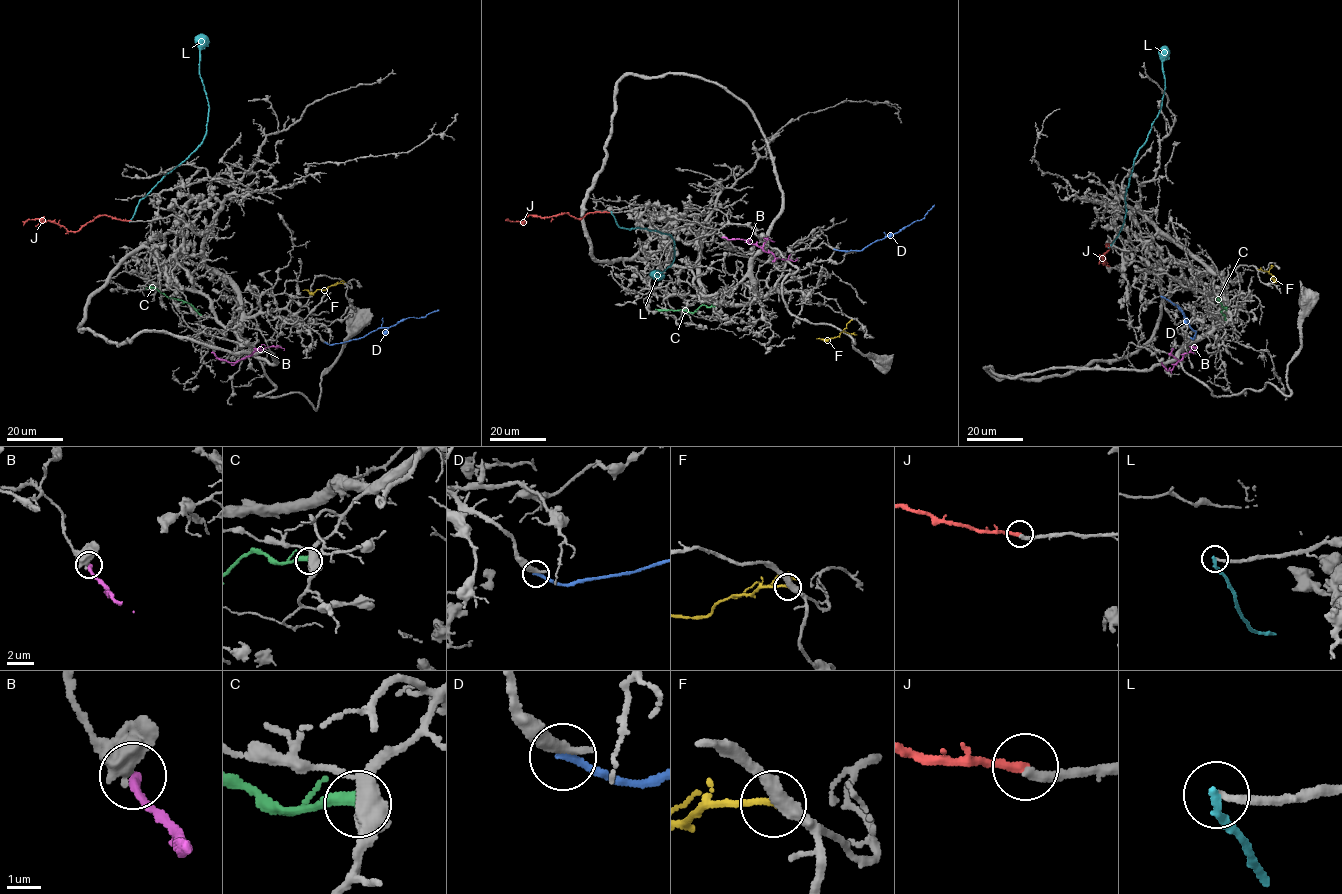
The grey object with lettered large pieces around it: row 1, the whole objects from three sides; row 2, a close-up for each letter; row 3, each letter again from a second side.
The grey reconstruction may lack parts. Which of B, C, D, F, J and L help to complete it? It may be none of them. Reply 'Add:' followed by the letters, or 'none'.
Add: J

